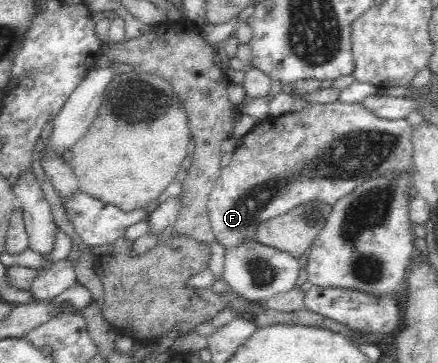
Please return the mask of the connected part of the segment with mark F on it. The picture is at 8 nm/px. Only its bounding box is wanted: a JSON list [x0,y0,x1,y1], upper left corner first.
[208,103,415,249]

